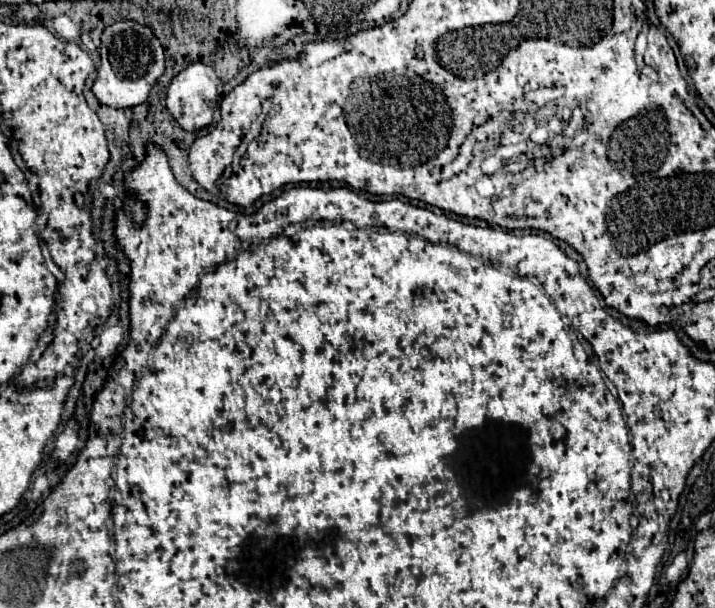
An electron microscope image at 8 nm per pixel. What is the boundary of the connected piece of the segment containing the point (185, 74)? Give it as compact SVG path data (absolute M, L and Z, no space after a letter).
M202 62L190 64L190 66L184 68L178 76L174 76L174 80L170 82L168 98L166 98L168 112L172 114L172 118L174 118L186 132L198 132L198 130L202 130L204 126L210 126L210 124L212 124L212 116L214 116L214 110L216 110L216 104L218 104L216 84L218 84L216 72L214 72L210 66L202 64Z

